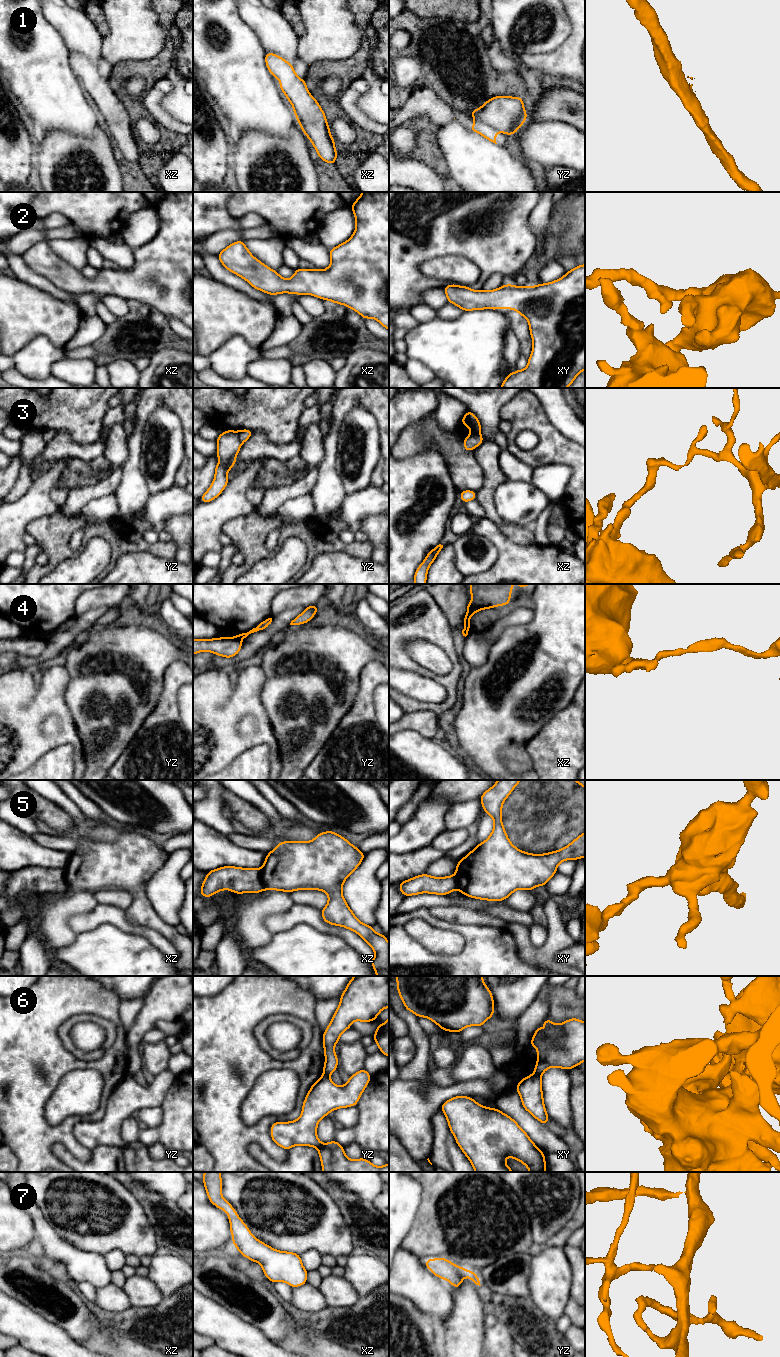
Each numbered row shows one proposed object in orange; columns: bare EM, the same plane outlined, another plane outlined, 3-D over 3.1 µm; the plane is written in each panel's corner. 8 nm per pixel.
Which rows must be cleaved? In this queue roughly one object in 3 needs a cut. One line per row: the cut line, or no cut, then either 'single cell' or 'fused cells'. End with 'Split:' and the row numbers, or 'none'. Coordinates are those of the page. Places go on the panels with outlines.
1: cut yz (470, 112), (476, 113), (483, 121), (492, 125), (498, 131); fused cells
2: cut none; single cell
3: cut yz (237, 431), (238, 437), (242, 442); fused cells
4: cut yz (235, 636), (240, 640); fused cells
5: cut xz (260, 869), (260, 880), (265, 888); fused cells
6: cut xy (534, 1073), (540, 1076); fused cells
7: cut none; single cell
Split: 1, 3, 4, 5, 6

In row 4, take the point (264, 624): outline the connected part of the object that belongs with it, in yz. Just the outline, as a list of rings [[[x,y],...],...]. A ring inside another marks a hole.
[[[268,618],[264,621],[262,621],[259,625],[257,625],[255,628],[253,628],[252,630],[250,630],[247,633],[242,633],[242,634],[237,634],[236,637],[238,637],[240,640],[246,638],[249,634],[257,632],[257,631],[262,631],[264,629],[266,629],[272,622],[272,618]]]

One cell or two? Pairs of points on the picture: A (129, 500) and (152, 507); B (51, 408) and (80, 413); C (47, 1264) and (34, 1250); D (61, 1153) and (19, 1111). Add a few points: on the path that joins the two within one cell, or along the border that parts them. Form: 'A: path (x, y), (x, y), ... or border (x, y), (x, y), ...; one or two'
A: border (150, 494), (142, 507); two
B: path (58, 408), (73, 408); one
C: path (44, 1261), (36, 1253); one
D: border (50, 1147), (56, 1143), (61, 1143), (74, 1156); two

